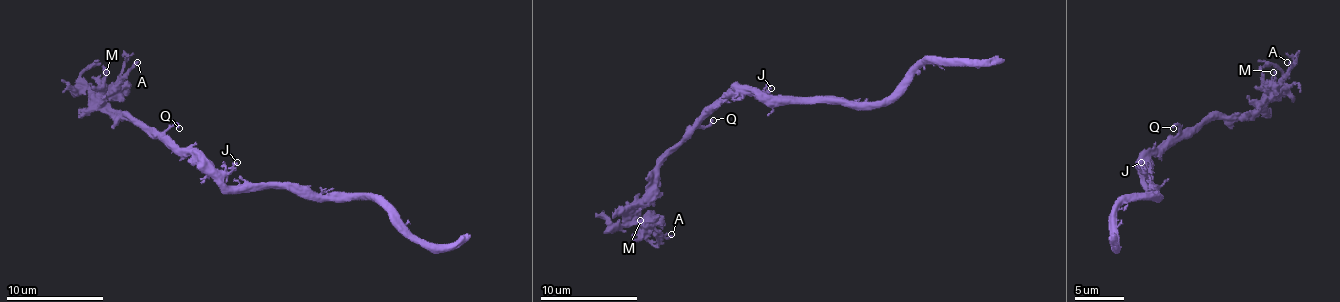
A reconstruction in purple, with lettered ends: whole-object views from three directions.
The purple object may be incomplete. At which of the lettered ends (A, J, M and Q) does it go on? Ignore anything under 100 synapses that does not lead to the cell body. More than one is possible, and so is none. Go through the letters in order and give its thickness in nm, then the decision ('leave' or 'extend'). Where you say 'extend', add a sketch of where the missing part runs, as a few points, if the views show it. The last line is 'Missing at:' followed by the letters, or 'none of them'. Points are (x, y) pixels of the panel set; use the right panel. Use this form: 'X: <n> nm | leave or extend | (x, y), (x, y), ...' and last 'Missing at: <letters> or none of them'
A: 220 nm | leave
J: 190 nm | leave
M: 190 nm | leave
Q: 200 nm | leave
Missing at: none of them

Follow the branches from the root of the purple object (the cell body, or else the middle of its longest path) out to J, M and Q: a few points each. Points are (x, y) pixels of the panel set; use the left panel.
J: (225, 186), (223, 177), (237, 162)
M: (225, 186), (194, 155), (181, 155), (172, 145), (152, 137), (133, 118), (123, 118), (103, 98), (106, 72)
Q: (225, 186), (194, 155), (186, 155), (164, 133), (172, 125), (179, 128)

